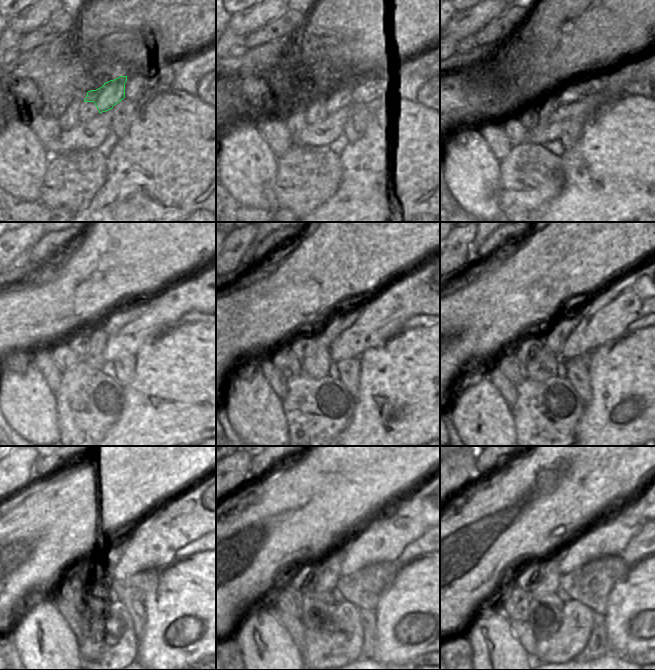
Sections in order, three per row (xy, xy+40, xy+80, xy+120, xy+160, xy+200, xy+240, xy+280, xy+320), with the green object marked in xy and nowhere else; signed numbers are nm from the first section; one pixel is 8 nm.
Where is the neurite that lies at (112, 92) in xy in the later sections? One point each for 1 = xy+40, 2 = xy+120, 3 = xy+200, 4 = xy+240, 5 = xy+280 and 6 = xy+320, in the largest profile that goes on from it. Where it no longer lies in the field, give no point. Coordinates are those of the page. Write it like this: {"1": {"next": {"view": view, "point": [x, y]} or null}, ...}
{"1": {"next": {"view": "xy+40", "point": [340, 97]}}, "2": {"next": {"view": "xy+120", "point": [98, 337]}}, "3": {"next": {"view": "xy+200", "point": [544, 366]}}, "4": {"next": {"view": "xy+240", "point": [96, 599]}}, "5": {"next": {"view": "xy+280", "point": [318, 607]}}, "6": {"next": {"view": "xy+320", "point": [545, 612]}}}

